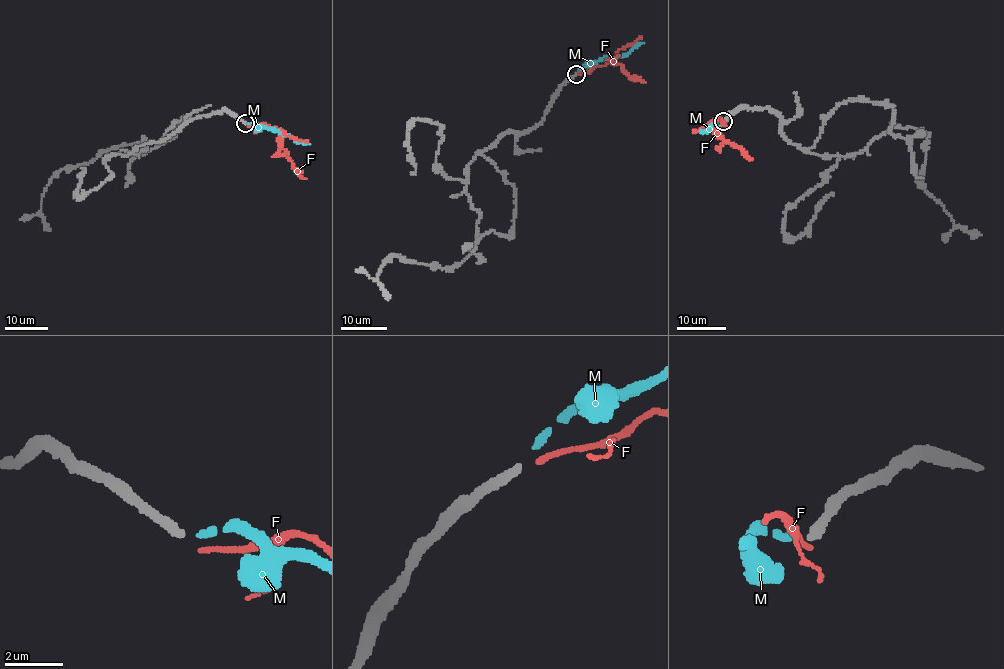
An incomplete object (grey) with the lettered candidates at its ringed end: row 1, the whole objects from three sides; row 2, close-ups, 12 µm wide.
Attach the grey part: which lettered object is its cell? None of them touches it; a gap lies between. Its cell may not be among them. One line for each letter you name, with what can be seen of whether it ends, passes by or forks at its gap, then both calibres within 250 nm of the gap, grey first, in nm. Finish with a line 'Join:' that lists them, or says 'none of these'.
M: It ends there. Thickness 300 nm (grey) against 240 nm
Join: M

